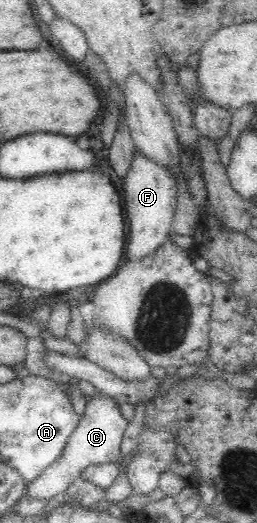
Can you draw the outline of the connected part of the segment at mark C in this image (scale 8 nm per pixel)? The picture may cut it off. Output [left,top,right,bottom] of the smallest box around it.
[26,391,127,501]

